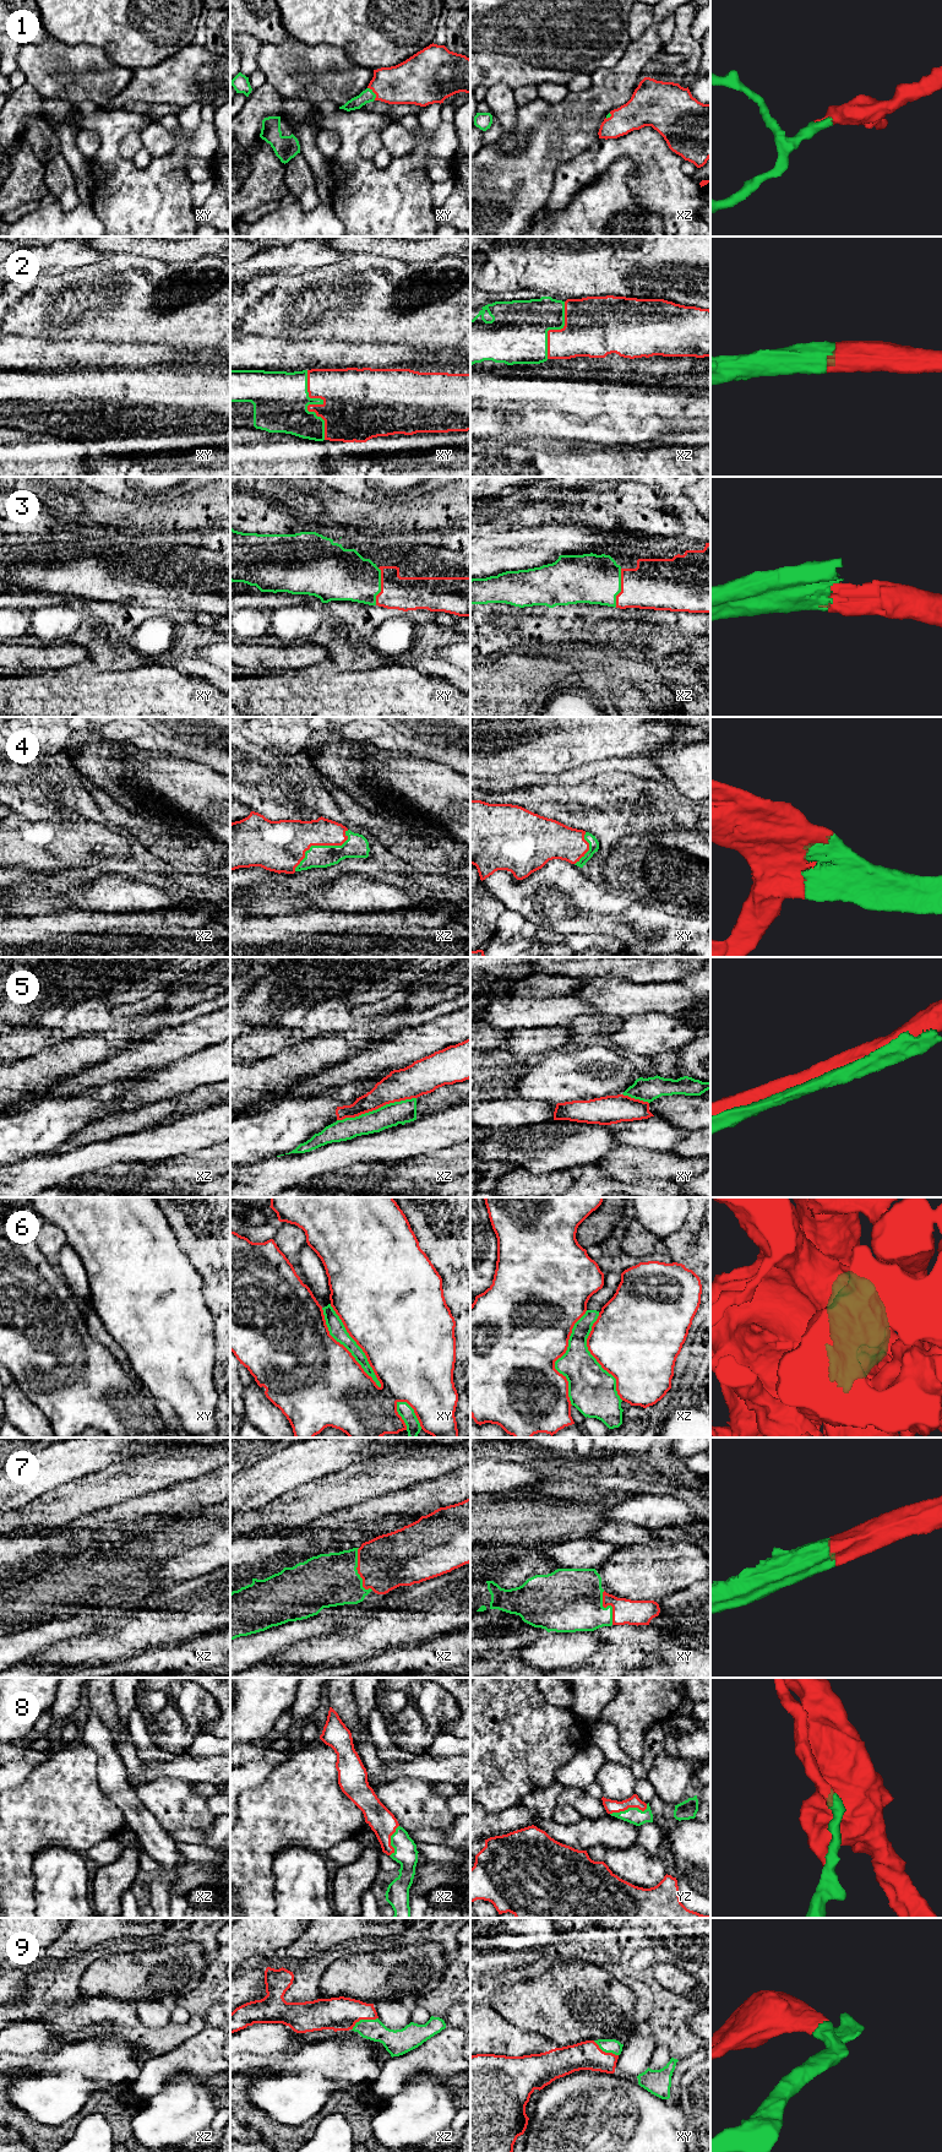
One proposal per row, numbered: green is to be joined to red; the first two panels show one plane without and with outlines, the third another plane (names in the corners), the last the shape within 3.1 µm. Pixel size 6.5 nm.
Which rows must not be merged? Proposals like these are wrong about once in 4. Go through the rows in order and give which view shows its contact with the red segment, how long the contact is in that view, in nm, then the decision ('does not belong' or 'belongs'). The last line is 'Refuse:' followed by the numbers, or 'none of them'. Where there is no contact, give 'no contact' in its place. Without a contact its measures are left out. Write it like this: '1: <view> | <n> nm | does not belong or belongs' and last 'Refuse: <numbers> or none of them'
1: xy | 100 nm | belongs
2: xy | 480 nm | belongs
3: xy | 240 nm | belongs
4: xz | 440 nm | belongs
5: xz | 550 nm | does not belong
6: xy | 650 nm | does not belong
7: xz | 300 nm | belongs
8: yz | 260 nm | belongs
9: xz | 190 nm | belongs
Refuse: 5, 6

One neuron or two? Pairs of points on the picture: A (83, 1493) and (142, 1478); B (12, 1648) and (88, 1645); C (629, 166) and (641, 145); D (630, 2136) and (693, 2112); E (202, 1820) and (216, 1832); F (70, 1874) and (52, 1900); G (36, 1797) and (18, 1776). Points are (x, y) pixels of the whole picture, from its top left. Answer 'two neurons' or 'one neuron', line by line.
A: one neuron
B: two neurons
C: two neurons
D: two neurons
E: two neurons
F: one neuron
G: two neurons

